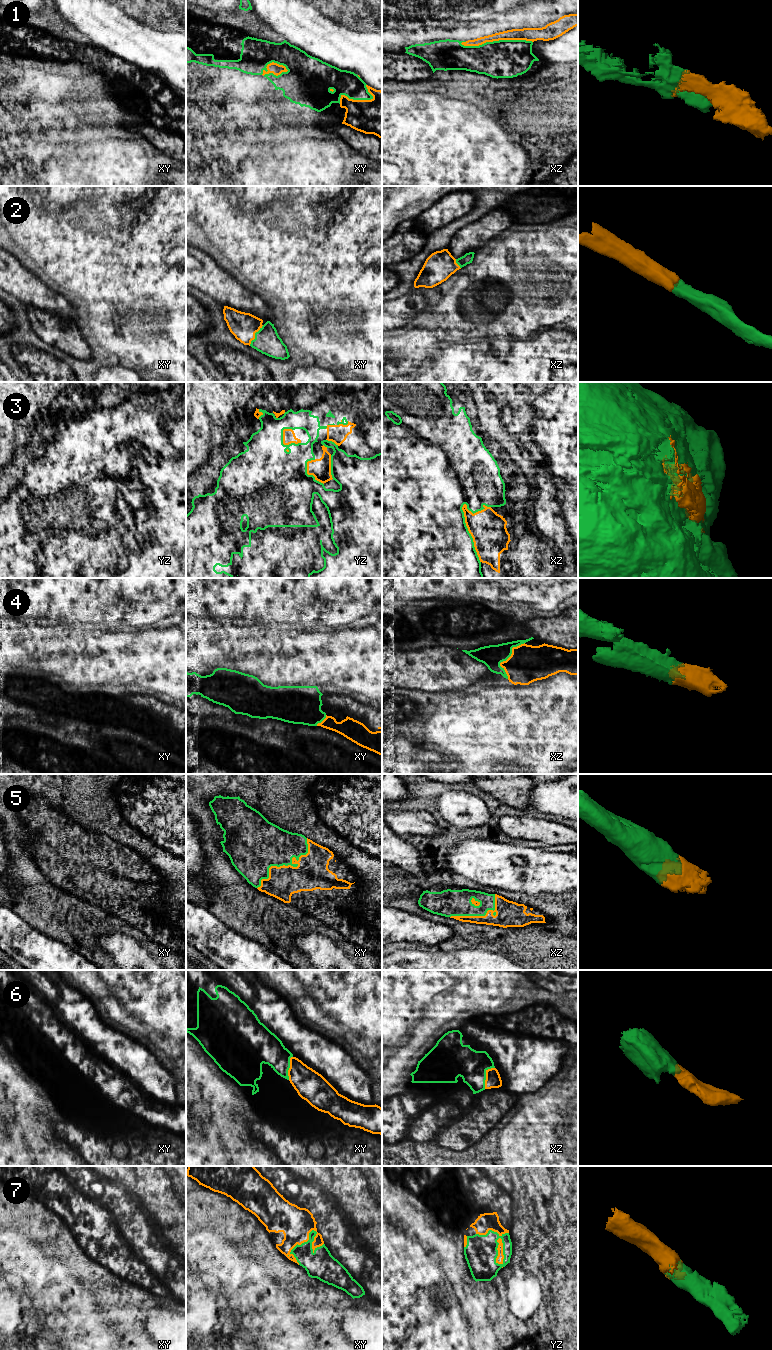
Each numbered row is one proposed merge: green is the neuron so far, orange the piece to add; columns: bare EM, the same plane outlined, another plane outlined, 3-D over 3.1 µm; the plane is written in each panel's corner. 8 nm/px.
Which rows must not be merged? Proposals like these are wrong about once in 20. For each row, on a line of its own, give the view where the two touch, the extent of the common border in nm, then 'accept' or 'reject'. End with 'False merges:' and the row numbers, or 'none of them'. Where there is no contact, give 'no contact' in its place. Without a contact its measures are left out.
1: xz | 600 nm | accept
2: xy | 200 nm | accept
3: xz | 500 nm | accept
4: xz | 320 nm | accept
5: xy | 550 nm | accept
6: xz | 190 nm | accept
7: yz | 340 nm | accept
False merges: none of them

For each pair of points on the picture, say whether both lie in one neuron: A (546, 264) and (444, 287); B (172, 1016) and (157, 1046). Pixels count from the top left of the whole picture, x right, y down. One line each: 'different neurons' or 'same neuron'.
A: different neurons
B: same neuron

